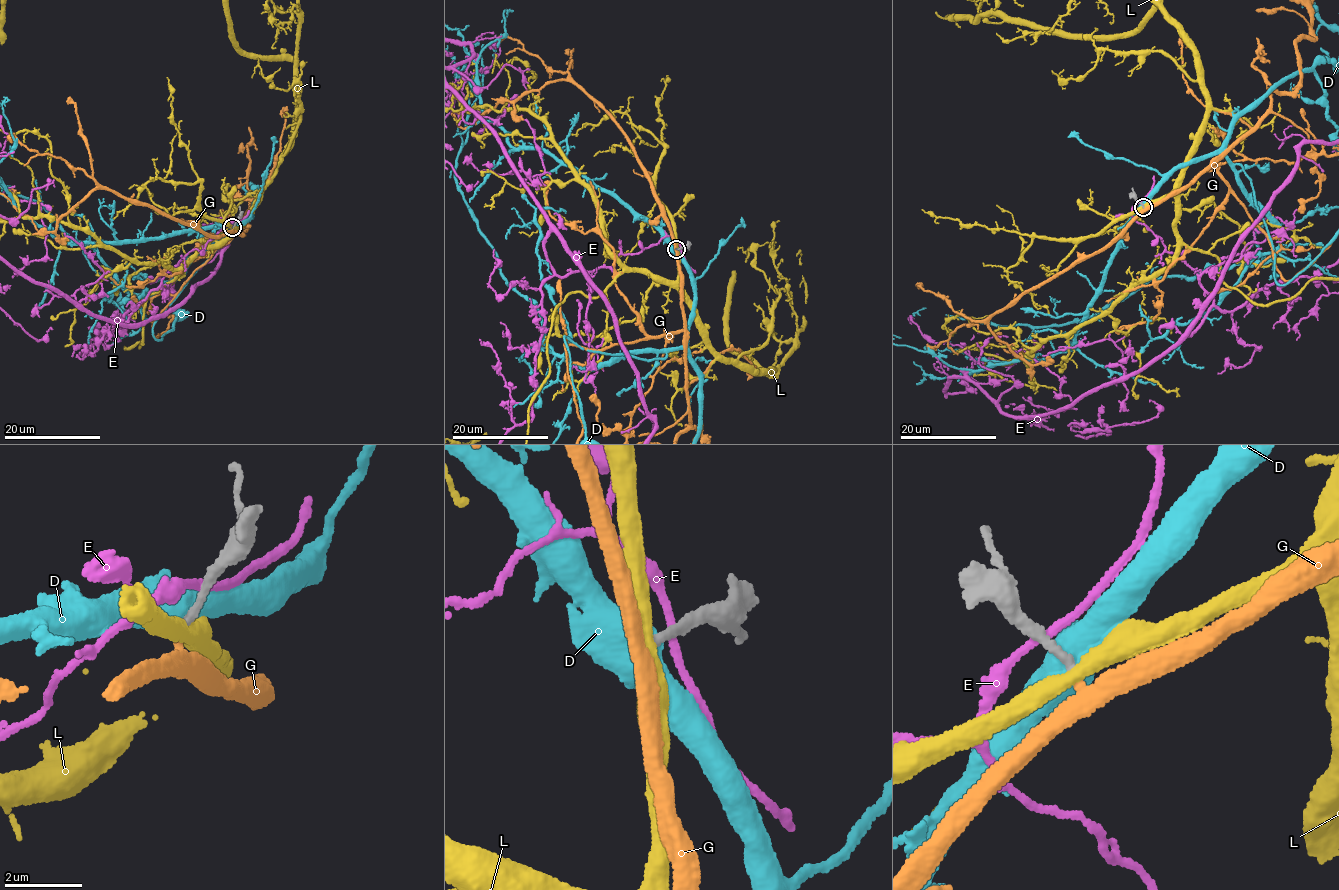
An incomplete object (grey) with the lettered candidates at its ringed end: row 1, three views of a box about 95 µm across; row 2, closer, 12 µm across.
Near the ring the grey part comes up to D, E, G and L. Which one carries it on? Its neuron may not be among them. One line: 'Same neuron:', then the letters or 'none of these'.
Same neuron: G

